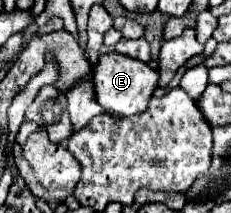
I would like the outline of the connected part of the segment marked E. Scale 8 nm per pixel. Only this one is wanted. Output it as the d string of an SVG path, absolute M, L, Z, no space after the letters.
M104 53L100 55L98 65L94 67L94 91L96 101L104 107L112 117L132 117L140 115L148 109L150 97L158 89L158 73L150 69L146 63L130 59L120 53Z

